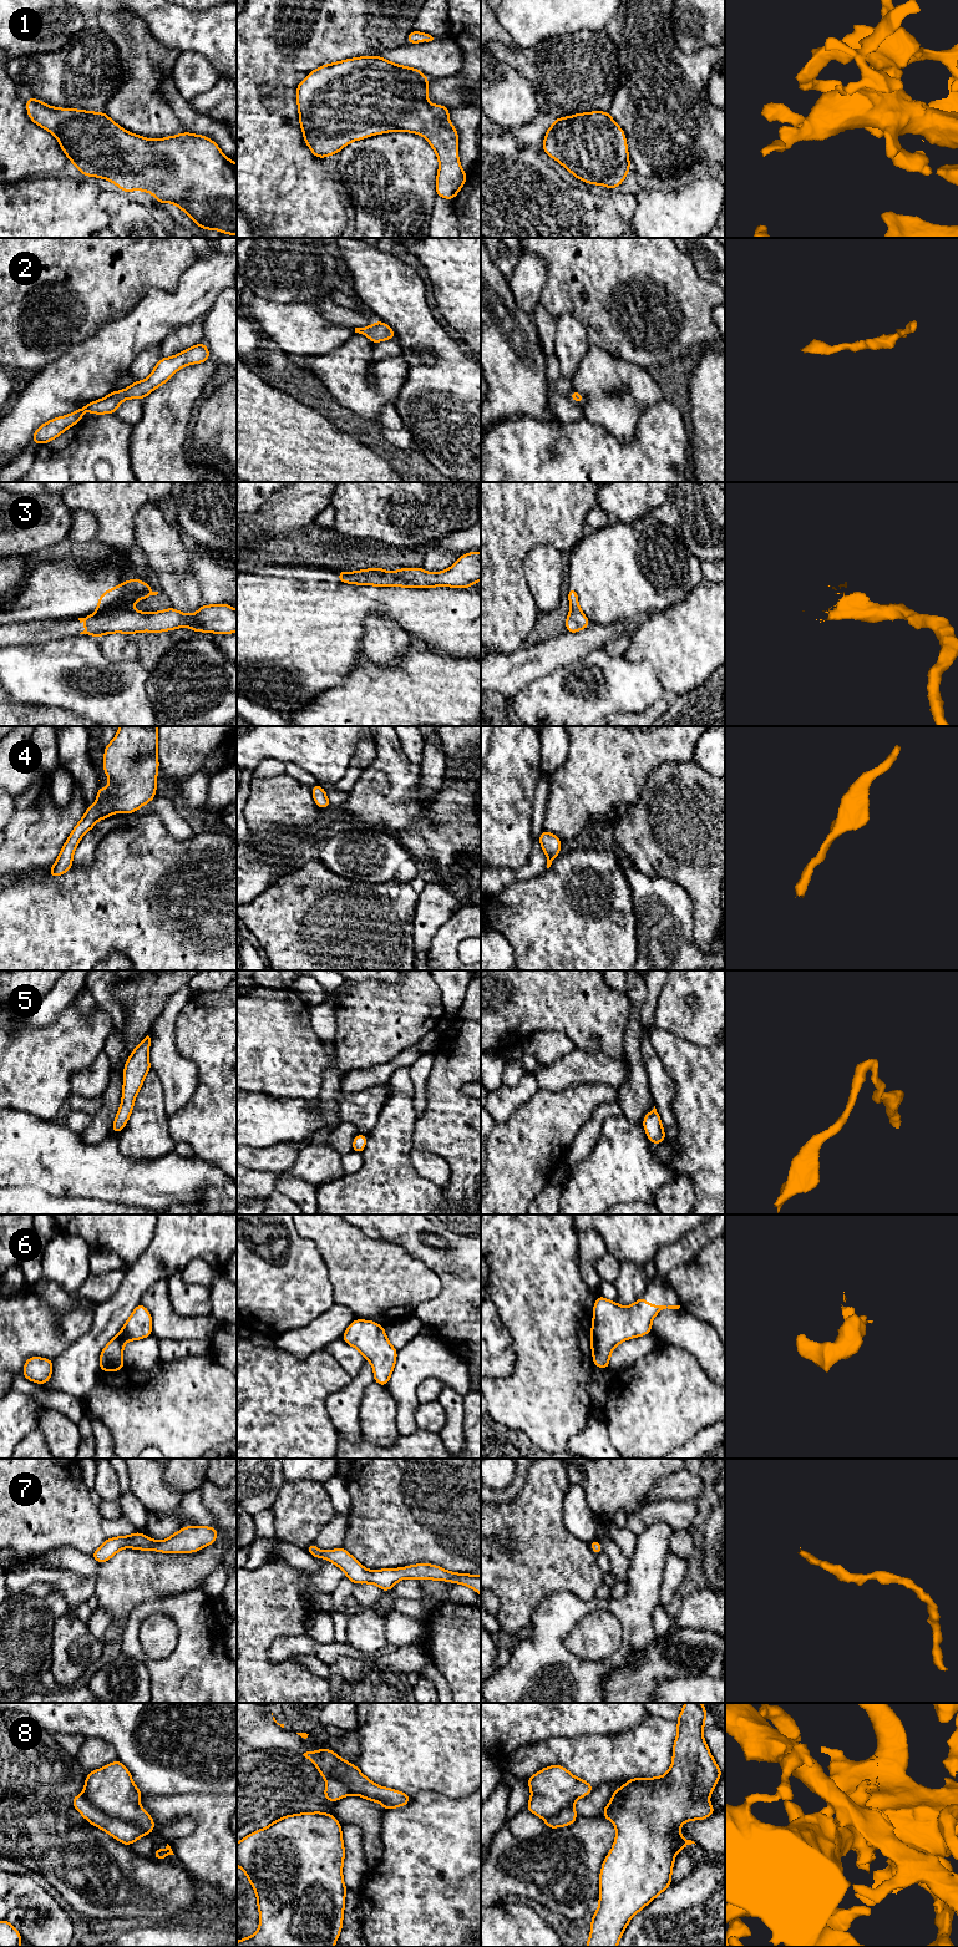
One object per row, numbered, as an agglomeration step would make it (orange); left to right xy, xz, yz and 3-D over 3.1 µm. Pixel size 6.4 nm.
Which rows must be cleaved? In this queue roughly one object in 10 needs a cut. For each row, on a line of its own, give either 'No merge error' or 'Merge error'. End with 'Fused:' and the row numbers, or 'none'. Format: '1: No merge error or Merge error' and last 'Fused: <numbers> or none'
1: No merge error
2: No merge error
3: No merge error
4: No merge error
5: No merge error
6: No merge error
7: No merge error
8: No merge error
Fused: none

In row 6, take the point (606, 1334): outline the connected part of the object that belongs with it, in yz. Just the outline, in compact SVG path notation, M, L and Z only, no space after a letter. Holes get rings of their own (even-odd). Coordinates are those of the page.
M598 1296L593 1307L593 1324L590 1329L593 1364L607 1370L612 1350L627 1339L652 1333L653 1318L666 1308L679 1309L680 1305L652 1305L645 1298L640 1297L634 1304L620 1307L617 1302Z

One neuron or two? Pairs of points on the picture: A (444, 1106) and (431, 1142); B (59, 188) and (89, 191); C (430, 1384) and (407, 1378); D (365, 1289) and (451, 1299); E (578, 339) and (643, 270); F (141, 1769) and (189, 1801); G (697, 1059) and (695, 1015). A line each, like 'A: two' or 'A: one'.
A: one
B: one
C: two
D: two
E: two
F: two
G: two

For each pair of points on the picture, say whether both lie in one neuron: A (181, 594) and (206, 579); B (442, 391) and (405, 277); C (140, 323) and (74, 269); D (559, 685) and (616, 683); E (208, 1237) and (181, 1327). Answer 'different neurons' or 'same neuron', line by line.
A: different neurons
B: same neuron
C: different neurons
D: same neuron
E: different neurons

